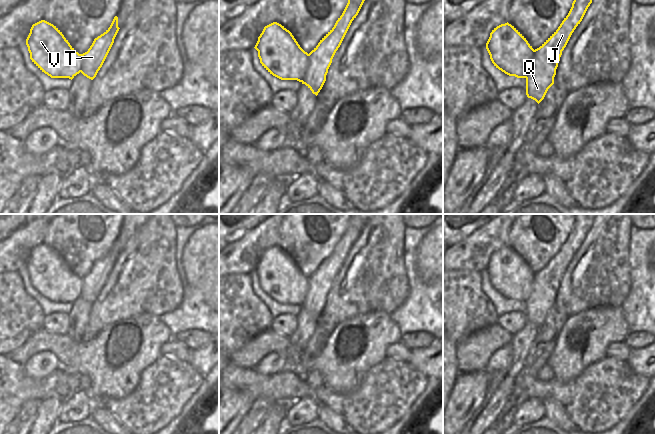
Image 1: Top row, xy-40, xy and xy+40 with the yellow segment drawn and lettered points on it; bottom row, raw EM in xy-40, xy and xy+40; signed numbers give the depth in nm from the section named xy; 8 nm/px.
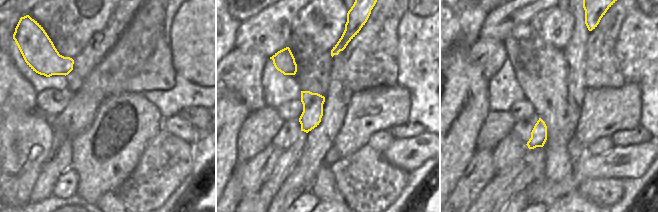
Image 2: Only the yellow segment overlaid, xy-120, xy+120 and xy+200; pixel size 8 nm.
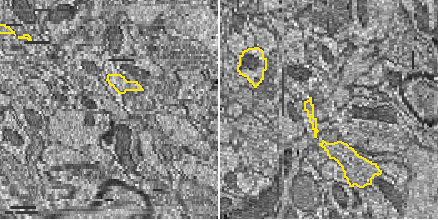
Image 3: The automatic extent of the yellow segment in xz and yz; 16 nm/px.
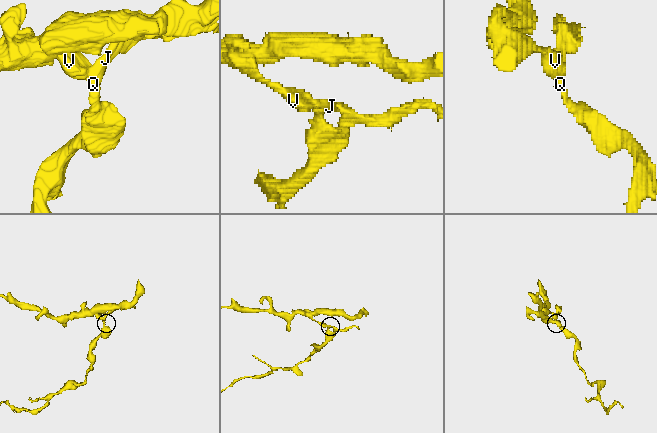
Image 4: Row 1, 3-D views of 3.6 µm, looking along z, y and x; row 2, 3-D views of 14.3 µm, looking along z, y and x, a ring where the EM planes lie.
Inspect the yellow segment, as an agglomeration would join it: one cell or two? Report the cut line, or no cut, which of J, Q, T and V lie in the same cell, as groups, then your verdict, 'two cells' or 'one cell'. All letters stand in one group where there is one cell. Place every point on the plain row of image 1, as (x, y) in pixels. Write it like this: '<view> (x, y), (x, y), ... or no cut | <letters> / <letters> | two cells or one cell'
xy (308, 278), (306, 296), (301, 305) | J Q T / V | two cells

